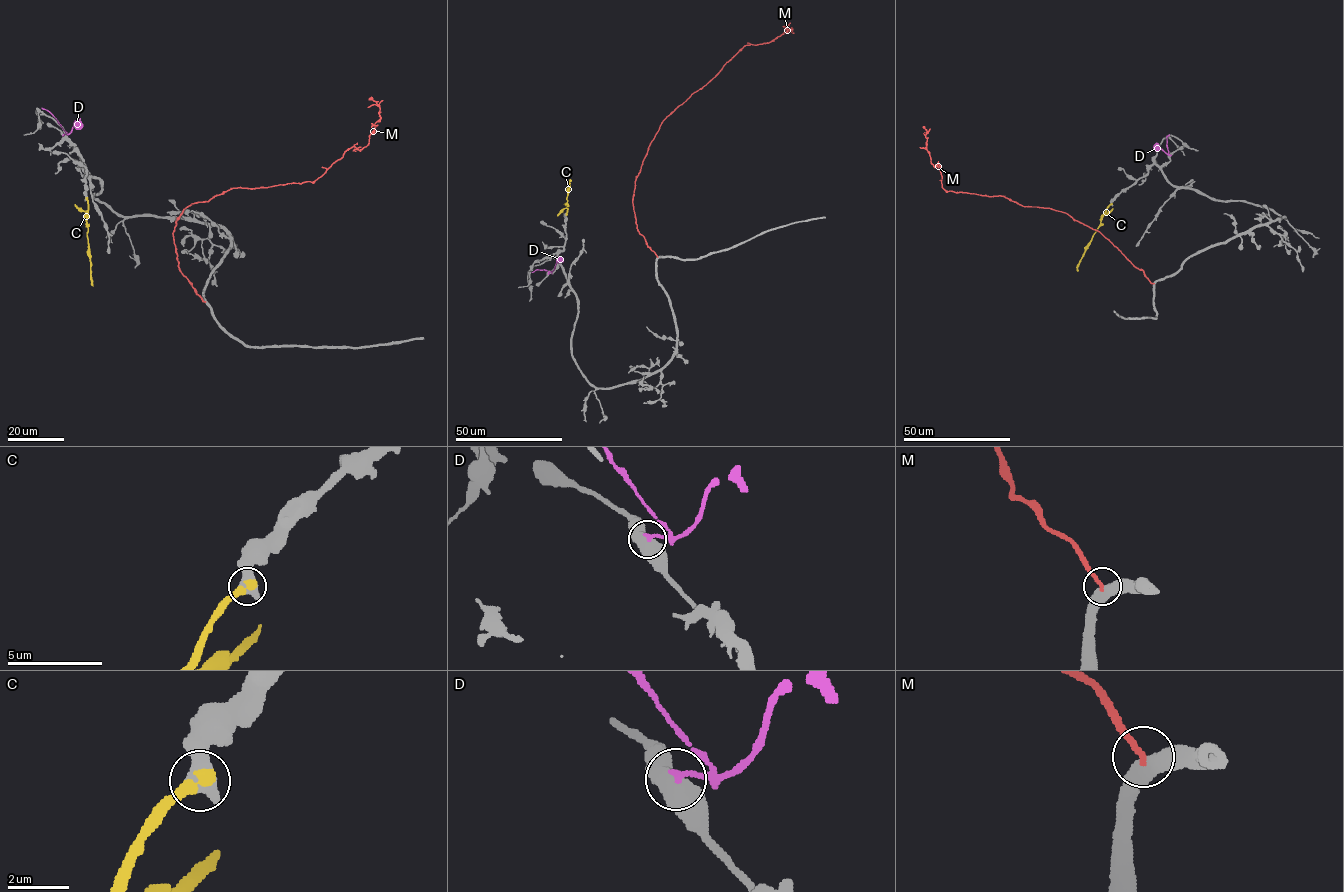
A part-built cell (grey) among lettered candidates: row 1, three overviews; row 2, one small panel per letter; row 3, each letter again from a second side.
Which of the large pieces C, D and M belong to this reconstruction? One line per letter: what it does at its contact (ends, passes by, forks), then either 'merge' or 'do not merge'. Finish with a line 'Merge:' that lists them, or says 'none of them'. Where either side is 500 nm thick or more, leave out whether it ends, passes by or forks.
C: merge
D: do not merge
M: it ends; do not merge
Merge: C

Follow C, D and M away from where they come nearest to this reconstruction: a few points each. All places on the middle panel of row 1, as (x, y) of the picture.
C: (566, 214), (571, 181)
D: (548, 272), (544, 270), (532, 272)
M: (657, 257), (637, 229), (633, 201), (635, 177), (661, 123), (745, 45), (768, 43), (792, 29), (783, 26)

